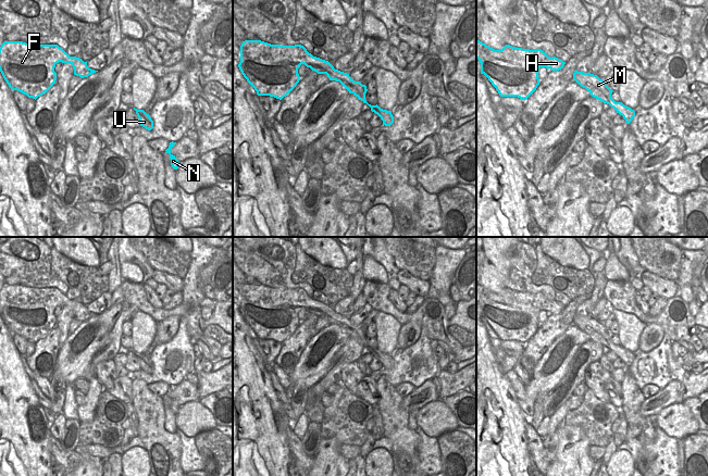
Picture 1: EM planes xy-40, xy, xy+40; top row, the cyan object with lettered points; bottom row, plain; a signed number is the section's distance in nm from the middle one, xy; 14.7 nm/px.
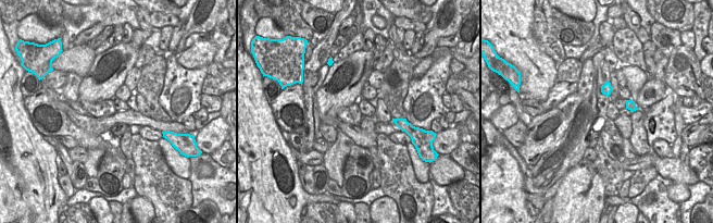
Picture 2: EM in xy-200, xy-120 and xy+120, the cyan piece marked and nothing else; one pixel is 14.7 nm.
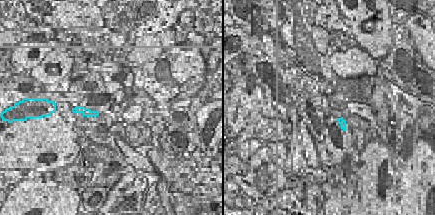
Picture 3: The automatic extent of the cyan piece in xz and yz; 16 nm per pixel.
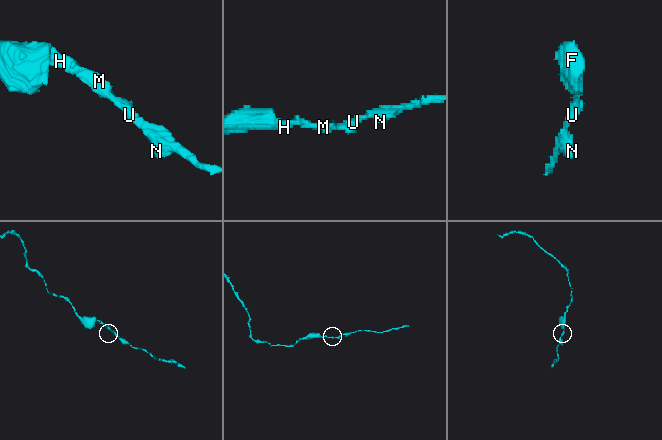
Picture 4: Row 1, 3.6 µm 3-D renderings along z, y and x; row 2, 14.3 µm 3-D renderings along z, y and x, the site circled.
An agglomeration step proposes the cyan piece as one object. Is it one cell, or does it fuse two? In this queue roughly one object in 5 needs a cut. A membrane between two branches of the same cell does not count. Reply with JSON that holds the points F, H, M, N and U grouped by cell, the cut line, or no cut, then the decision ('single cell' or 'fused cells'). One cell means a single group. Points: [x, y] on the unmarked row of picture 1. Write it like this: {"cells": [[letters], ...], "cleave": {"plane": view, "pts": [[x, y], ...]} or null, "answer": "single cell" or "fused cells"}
{"cells": [["F", "H", "M", "N", "U"]], "cleave": null, "answer": "single cell"}

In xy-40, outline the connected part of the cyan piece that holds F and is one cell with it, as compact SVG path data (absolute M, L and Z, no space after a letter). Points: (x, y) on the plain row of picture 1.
M4 285L0 290L0 315L14 335L17 334L28 341L37 342L47 336L57 324L55 308L70 306L74 312L74 318L82 322L98 315L87 310L87 305L76 300L70 300L58 288L33 288L23 285Z

